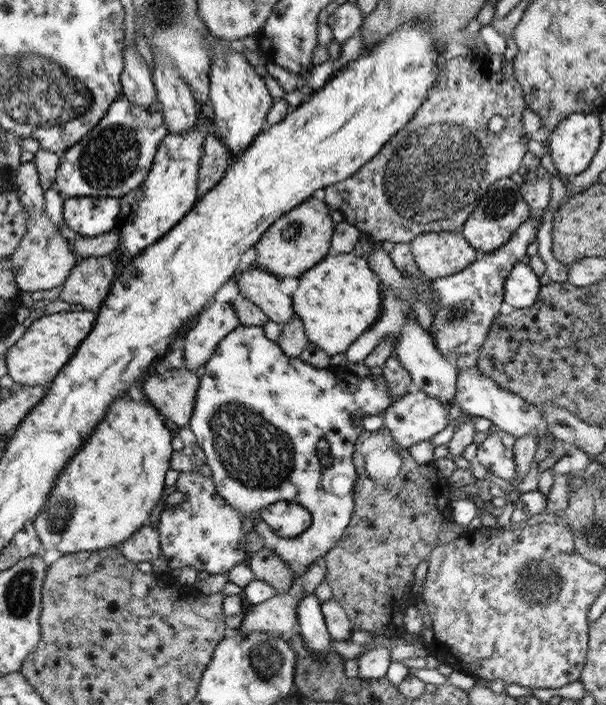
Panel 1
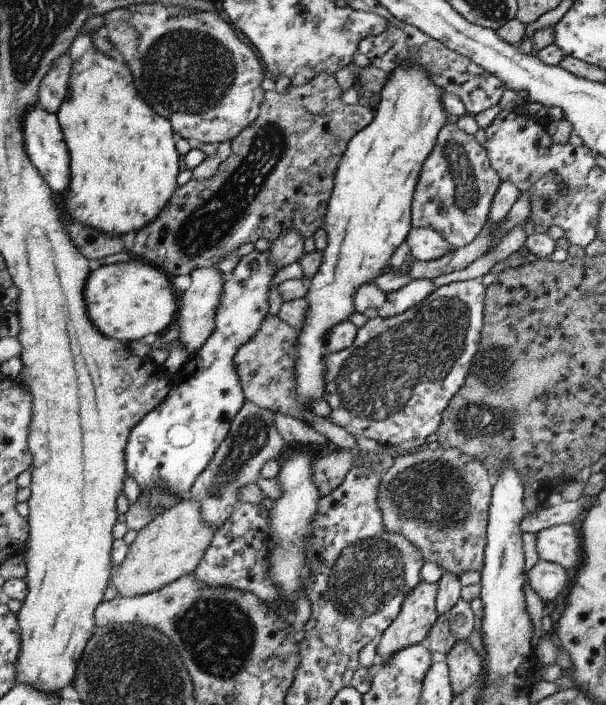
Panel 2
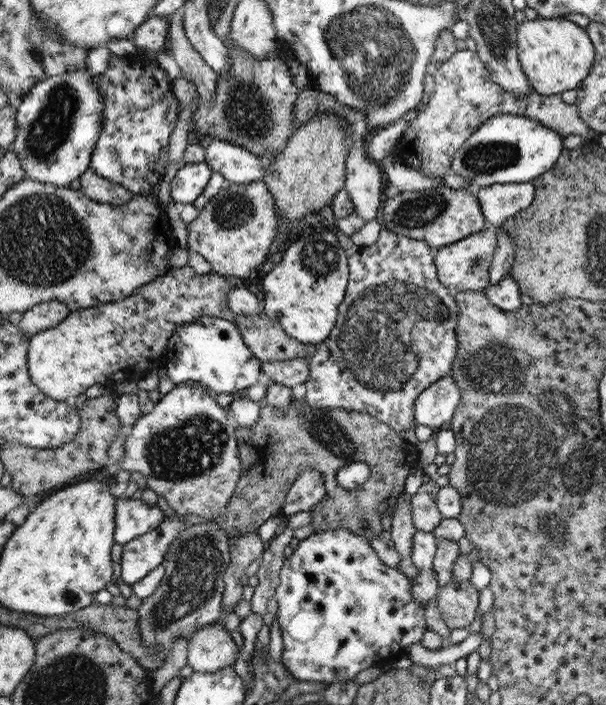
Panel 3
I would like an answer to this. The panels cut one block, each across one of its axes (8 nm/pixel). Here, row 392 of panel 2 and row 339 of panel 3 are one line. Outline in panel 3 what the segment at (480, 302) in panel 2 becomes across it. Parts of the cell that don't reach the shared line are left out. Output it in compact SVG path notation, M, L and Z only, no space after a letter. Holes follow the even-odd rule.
M383 229L380 232L380 236L375 244L372 244L370 247L361 248L351 256L351 281L347 284L347 294L339 306L338 320L335 322L335 328L331 330L331 335L327 341L320 342L316 346L314 355L306 357L309 377L305 382L307 388L305 398L311 407L321 409L339 408L347 411L356 409L360 412L367 412L378 418L380 422L389 424L398 432L408 430L409 426L415 426L414 409L416 397L434 381L439 381L440 378L451 374L453 360L458 350L458 339L456 339L458 332L456 328L459 308L454 300L453 291L448 290L447 287L439 282L434 259L426 242L394 234L387 229Z

